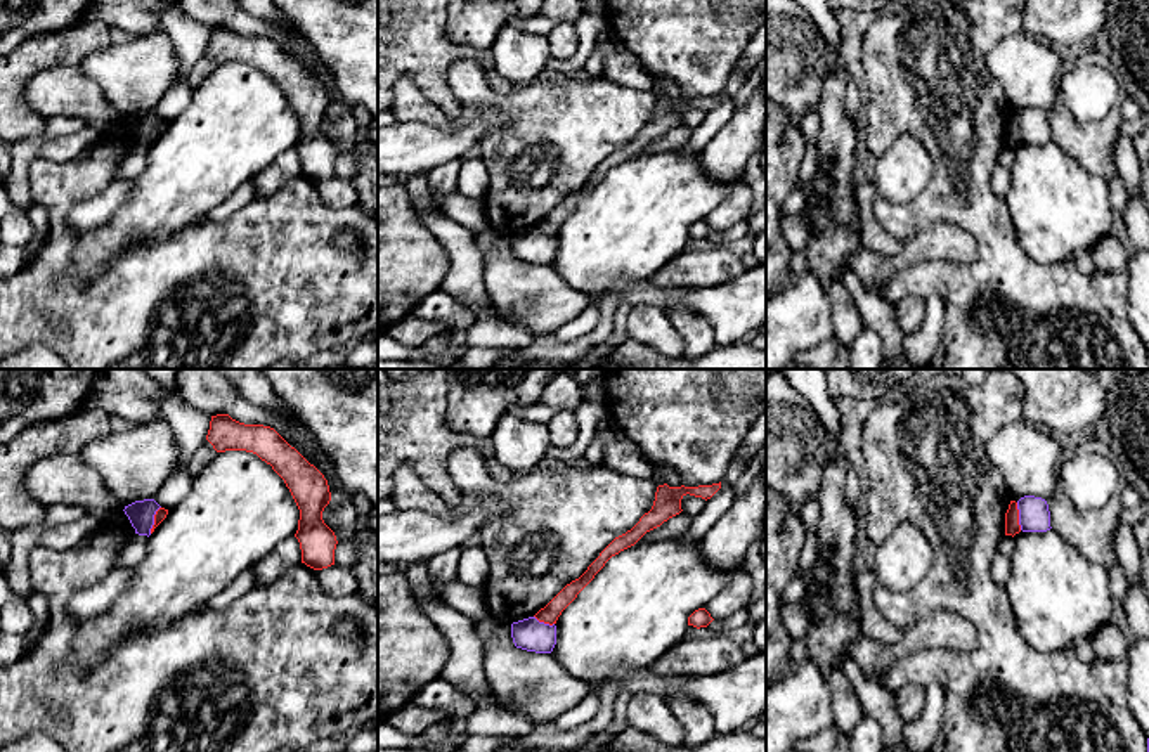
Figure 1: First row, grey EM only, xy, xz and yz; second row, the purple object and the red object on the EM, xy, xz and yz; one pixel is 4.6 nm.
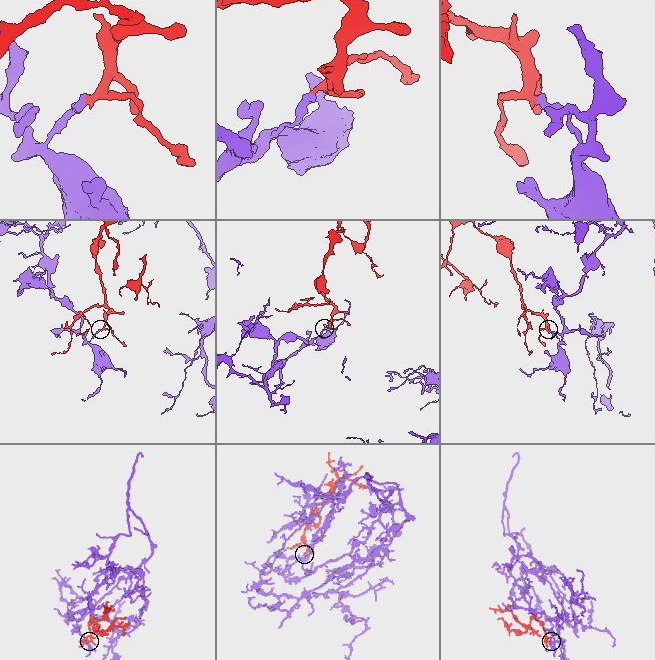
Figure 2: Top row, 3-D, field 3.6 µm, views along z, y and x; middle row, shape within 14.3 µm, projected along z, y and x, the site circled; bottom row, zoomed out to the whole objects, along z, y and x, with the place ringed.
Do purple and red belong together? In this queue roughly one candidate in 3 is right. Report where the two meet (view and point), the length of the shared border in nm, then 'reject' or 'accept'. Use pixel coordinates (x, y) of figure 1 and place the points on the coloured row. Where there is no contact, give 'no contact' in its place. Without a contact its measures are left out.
contact yz (1019, 517); length 130 nm; reject

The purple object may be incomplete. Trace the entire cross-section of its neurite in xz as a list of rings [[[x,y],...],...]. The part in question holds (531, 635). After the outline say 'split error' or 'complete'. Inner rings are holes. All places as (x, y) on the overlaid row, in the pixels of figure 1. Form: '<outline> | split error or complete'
[[[529,617],[511,624],[511,638],[516,648],[536,653],[551,653],[556,645],[556,626]]] | complete

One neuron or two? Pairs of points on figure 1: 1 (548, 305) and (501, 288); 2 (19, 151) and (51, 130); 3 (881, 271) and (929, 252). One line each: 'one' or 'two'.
1: one
2: one
3: one

